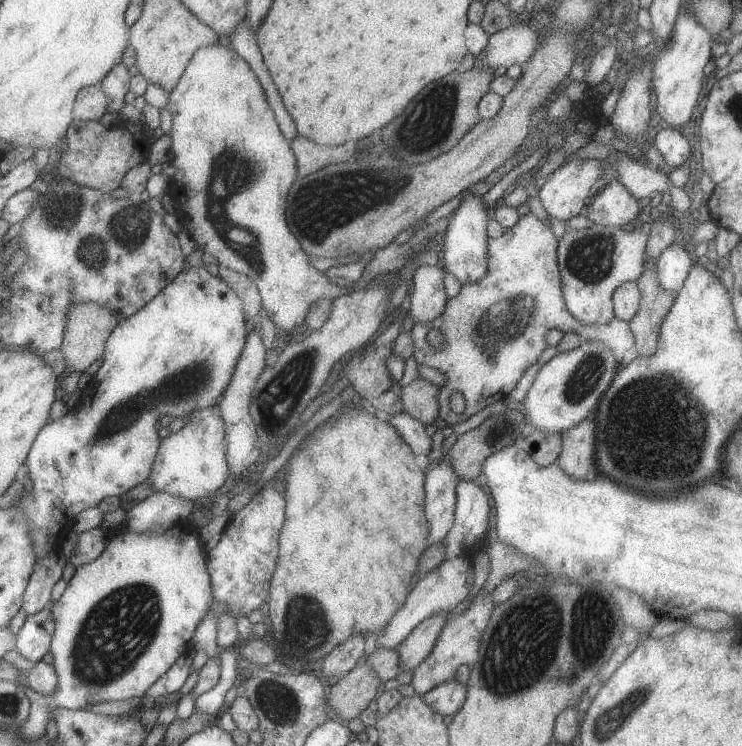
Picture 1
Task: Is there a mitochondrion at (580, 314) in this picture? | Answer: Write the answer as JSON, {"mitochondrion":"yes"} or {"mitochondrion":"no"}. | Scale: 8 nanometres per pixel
{"mitochondrion":"no"}

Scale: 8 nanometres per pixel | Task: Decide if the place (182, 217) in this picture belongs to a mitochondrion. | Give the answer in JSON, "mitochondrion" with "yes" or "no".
{"mitochondrion":"no"}

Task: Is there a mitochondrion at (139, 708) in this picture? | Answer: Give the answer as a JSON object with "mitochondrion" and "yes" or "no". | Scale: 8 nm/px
{"mitochondrion":"no"}

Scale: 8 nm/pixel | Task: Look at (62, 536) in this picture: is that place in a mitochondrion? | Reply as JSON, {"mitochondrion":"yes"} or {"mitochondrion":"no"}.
{"mitochondrion":"no"}

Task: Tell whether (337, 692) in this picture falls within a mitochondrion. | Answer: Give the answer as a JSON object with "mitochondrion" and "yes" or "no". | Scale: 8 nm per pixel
{"mitochondrion":"no"}

